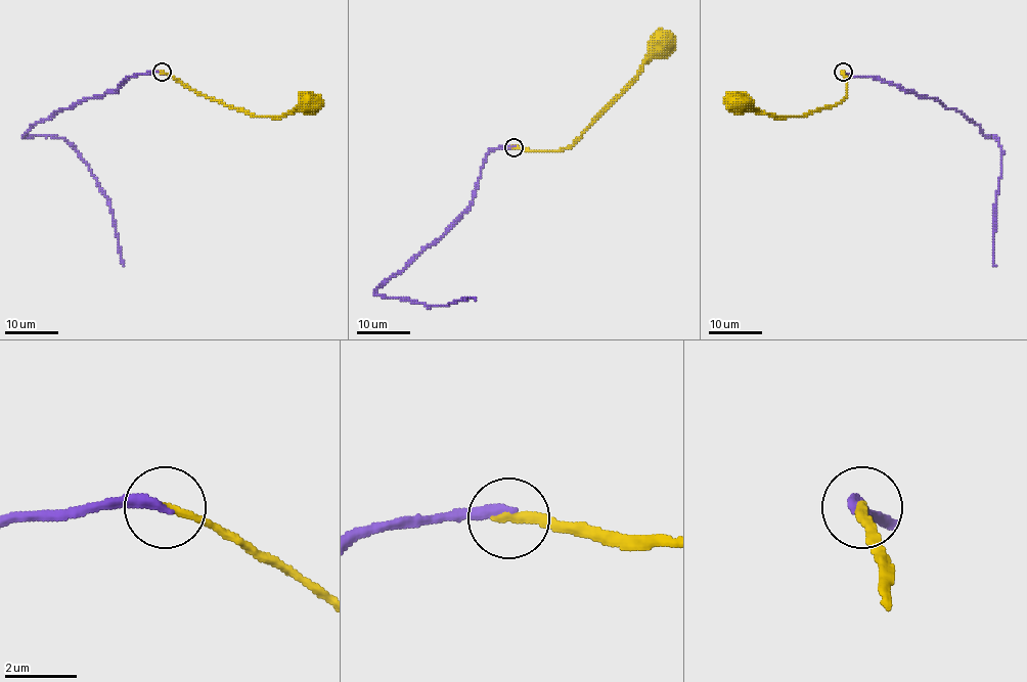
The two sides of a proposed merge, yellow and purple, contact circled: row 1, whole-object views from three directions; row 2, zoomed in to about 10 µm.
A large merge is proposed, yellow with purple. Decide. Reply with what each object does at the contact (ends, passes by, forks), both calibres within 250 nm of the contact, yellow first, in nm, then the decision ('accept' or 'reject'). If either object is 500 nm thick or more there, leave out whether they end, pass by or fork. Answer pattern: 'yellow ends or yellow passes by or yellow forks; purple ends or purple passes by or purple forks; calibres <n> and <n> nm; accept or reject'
yellow ends; purple ends; calibres 280 and 320 nm; accept

